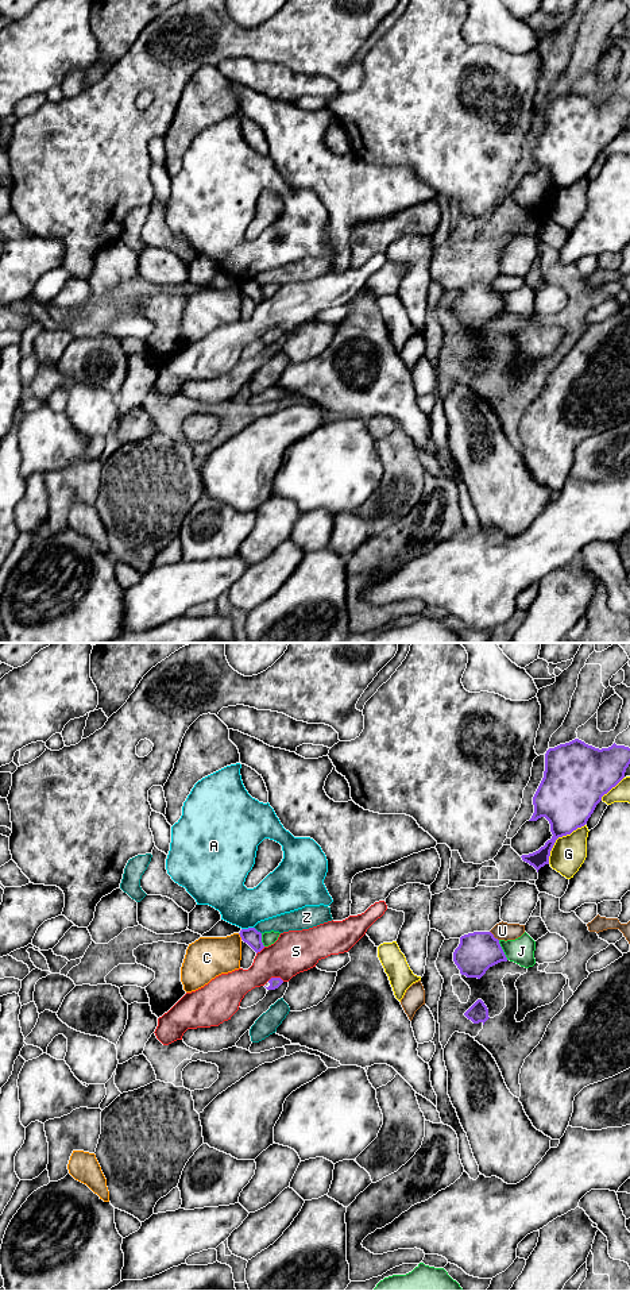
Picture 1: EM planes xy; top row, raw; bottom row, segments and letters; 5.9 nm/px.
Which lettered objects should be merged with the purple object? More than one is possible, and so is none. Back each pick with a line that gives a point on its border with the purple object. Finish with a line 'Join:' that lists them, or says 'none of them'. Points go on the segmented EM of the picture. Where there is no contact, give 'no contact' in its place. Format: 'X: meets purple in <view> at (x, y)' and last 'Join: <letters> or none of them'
Join: none of them

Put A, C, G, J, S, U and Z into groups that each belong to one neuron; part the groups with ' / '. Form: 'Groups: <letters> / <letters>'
Groups: A / C / G / J / S / U / Z

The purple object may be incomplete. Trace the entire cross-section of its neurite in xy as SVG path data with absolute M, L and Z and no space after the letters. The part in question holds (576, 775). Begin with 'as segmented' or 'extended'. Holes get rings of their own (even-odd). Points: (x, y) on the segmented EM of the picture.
as segmented; M575 739L549 748L529 821L545 817L553 836L538 851L522 855L522 860L537 872L549 864L556 840L587 824L602 797L625 778L629 764L630 748L615 743L599 749Z

